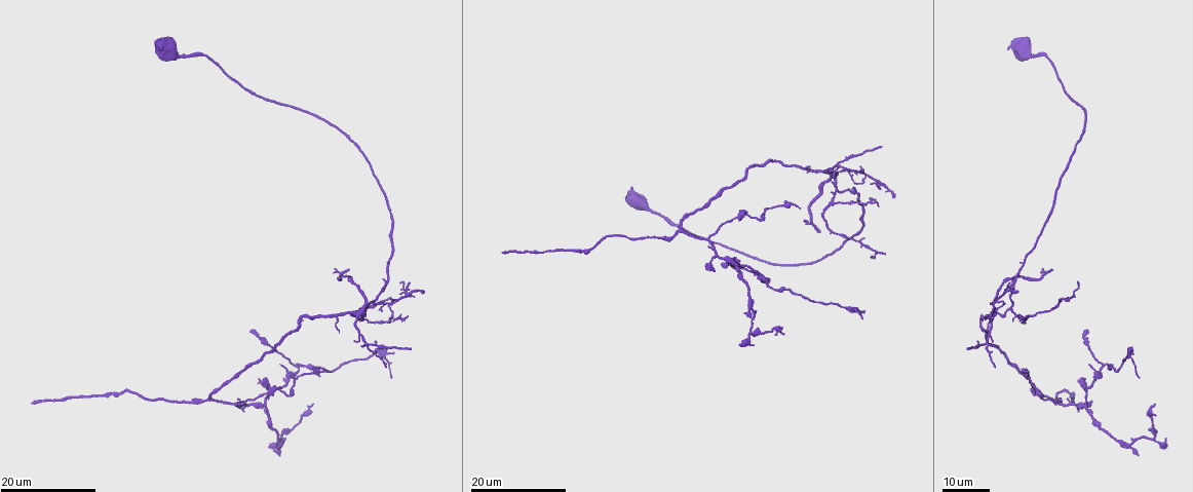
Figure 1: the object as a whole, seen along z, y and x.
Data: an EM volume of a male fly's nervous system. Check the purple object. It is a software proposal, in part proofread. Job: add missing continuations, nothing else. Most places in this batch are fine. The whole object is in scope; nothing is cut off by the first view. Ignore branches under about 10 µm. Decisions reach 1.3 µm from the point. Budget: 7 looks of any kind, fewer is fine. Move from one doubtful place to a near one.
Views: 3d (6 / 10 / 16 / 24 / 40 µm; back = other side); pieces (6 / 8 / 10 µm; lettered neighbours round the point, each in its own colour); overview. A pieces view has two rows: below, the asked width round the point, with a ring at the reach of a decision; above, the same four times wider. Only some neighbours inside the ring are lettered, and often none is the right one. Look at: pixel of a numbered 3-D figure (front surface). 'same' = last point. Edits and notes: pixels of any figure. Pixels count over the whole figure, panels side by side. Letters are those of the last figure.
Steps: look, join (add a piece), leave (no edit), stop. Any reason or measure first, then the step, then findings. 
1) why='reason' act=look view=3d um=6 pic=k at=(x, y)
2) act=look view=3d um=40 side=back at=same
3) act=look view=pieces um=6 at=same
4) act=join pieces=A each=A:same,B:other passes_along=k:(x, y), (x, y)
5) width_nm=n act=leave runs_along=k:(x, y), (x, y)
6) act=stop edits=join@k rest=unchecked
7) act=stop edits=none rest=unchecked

why='an open end' act=look view=3d um=16 pic=1 at=(347, 271)

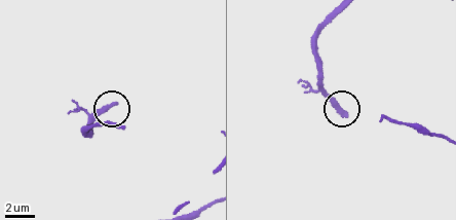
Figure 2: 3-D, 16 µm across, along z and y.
why='see the neighbours' act=look view=pieces um=6 pic=2 at=(116, 103)

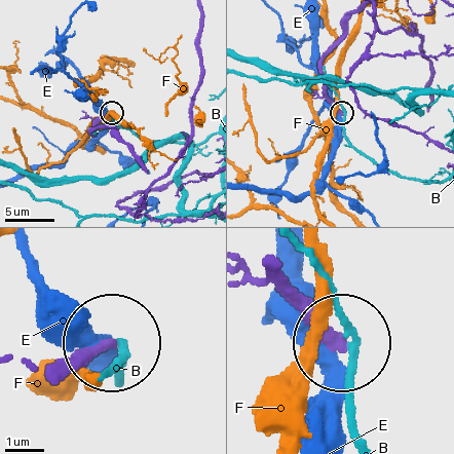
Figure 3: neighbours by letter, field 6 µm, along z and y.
act=leave each=B:other,E:other,F:other runs_along=3:(350, 16), (344, 36), (322, 65), (325, 92), (340, 111) found='no lettered piece goes on from it'

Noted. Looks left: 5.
why='an open end' act=look view=3d um=24 pic=1 at=(413, 298)

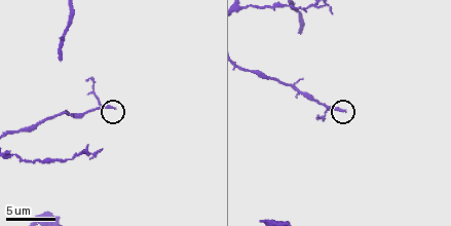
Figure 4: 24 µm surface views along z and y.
act=look view=pieces um=10 pic=4 at=(114, 108)

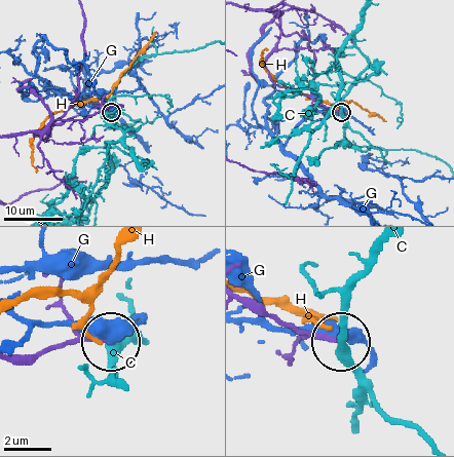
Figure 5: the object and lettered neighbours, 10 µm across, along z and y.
width_nm=200 act=leave each=C:other,G:other,H:other found='none of them fits'

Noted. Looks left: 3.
why='branch stops here' act=look view=3d um=10 pic=4 at=(331, 12)

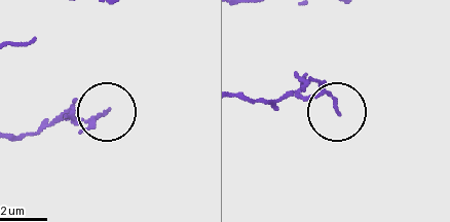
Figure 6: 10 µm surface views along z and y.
act=look view=pieces um=8 pic=6 at=(338, 110)

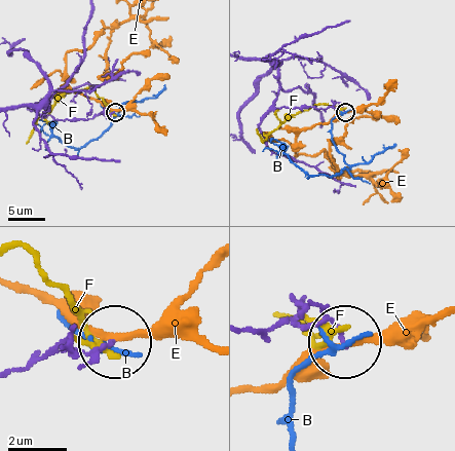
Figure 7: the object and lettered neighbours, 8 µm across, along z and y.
act=leave each=B:other,E:other,F:other runs_along=7:(294, 88), (280, 90), (277, 108), (340, 106), (345, 111) found='no lettered piece goes on from it'

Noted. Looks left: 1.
act=stop edits=none rest=unchecked

